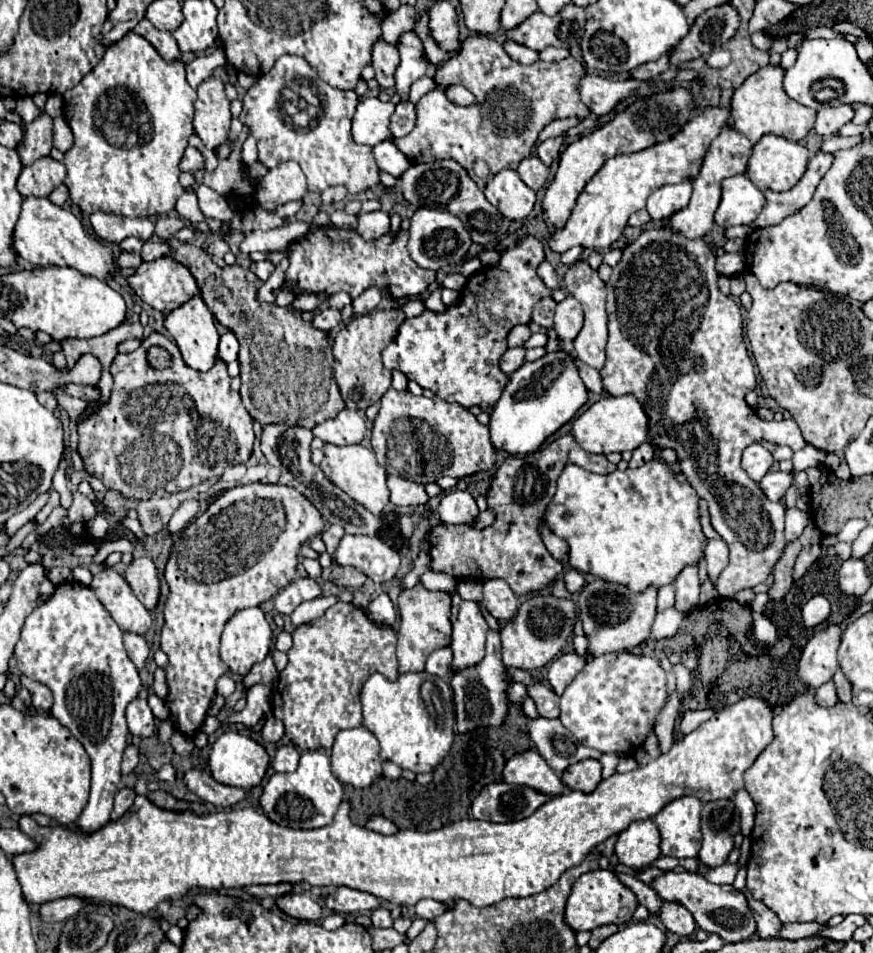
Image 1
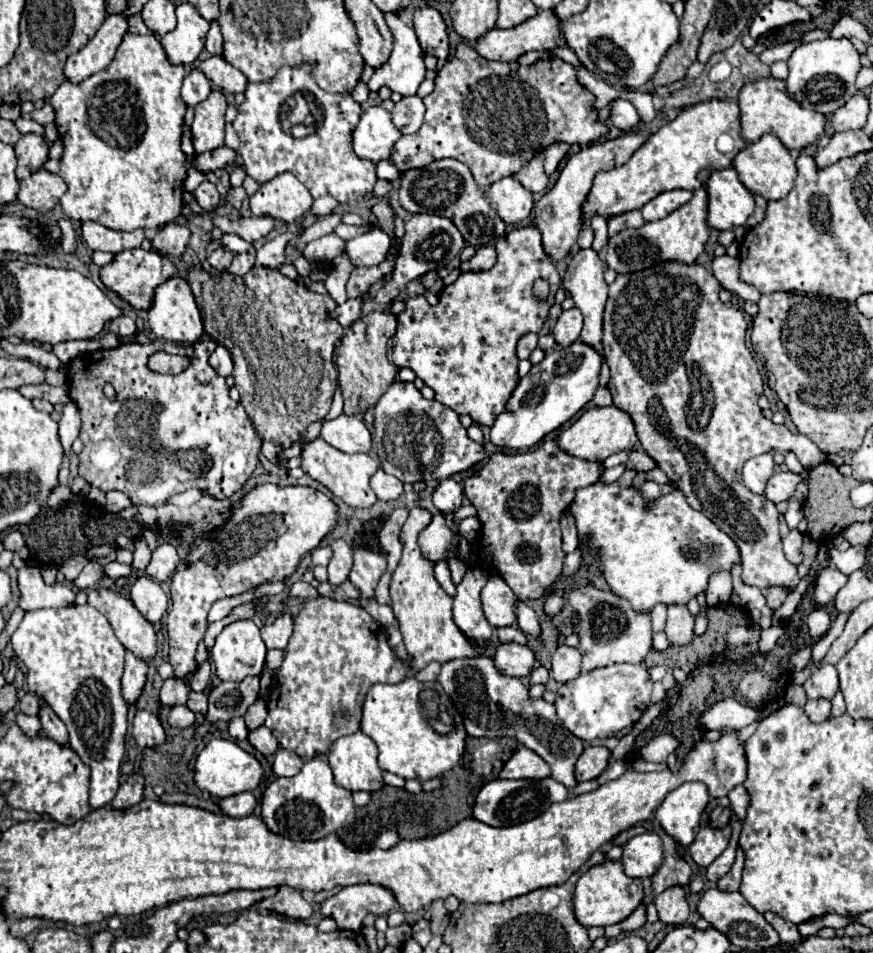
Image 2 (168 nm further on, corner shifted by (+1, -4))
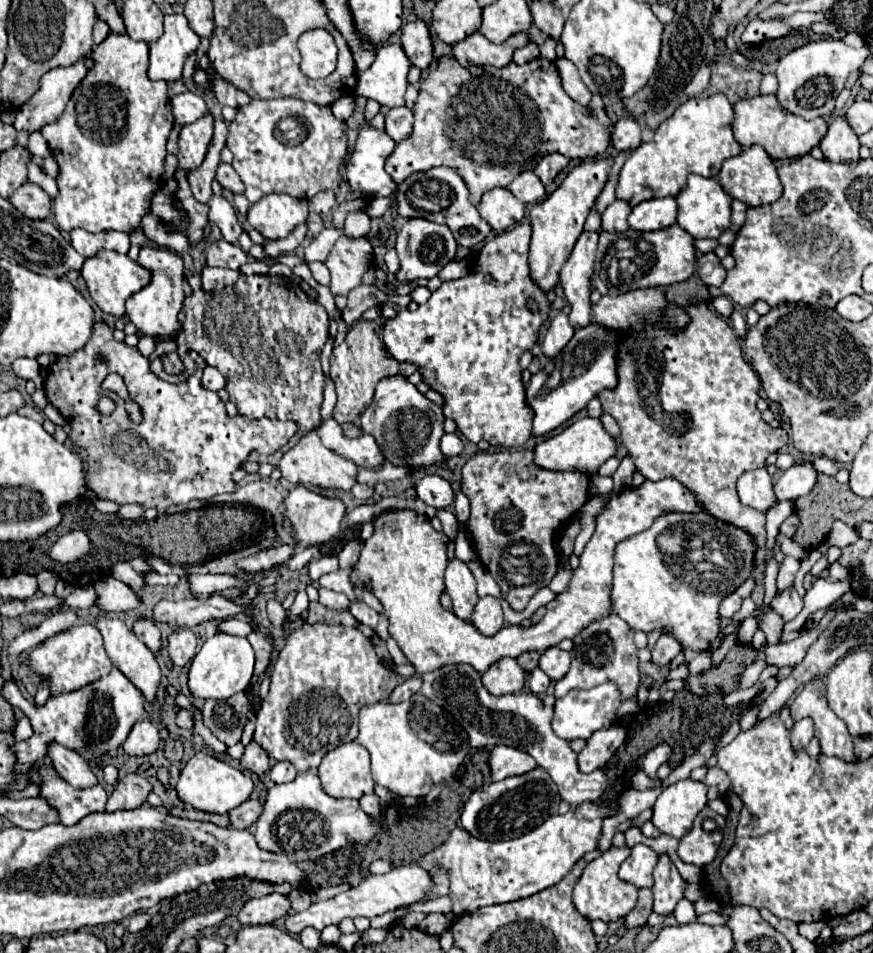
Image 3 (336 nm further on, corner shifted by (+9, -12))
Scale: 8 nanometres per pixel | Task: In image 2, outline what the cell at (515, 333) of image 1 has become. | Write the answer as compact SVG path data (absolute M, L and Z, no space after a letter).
M525 334L525 336L519 340L519 344L517 344L517 356L519 356L521 360L525 360L525 358L529 358L529 354L531 354L535 348L537 348L537 334Z

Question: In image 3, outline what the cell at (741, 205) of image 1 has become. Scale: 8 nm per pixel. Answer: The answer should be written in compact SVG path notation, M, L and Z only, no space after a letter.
M689 176L687 188L677 194L677 224L693 238L719 238L731 226L731 202L733 198L723 190L717 178Z

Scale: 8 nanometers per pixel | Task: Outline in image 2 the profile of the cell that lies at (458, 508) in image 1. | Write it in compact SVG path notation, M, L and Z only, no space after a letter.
M445 478L439 482L439 486L433 492L433 504L443 512L455 512L457 508L461 508L463 502L463 488L459 482L455 482L453 478Z

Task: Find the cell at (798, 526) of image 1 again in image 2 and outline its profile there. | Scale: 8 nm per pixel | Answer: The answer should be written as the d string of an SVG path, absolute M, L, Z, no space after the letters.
M791 530L789 536L783 540L783 552L785 552L785 558L791 562L791 564L801 564L803 560L803 536L799 530Z

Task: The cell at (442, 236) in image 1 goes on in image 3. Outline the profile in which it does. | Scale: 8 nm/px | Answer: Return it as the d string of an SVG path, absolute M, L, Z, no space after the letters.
M411 218L405 222L405 226L397 234L397 244L395 250L399 254L399 272L395 274L399 284L407 284L415 278L433 278L441 272L445 264L449 264L455 258L457 252L457 242L447 226L423 220L423 218Z

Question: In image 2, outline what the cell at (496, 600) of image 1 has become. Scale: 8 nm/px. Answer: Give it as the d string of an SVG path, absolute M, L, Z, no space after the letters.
M497 576L489 578L489 582L481 590L481 602L483 602L485 618L493 628L511 626L517 620L517 616L515 616L515 594L505 584L503 578L497 578Z

